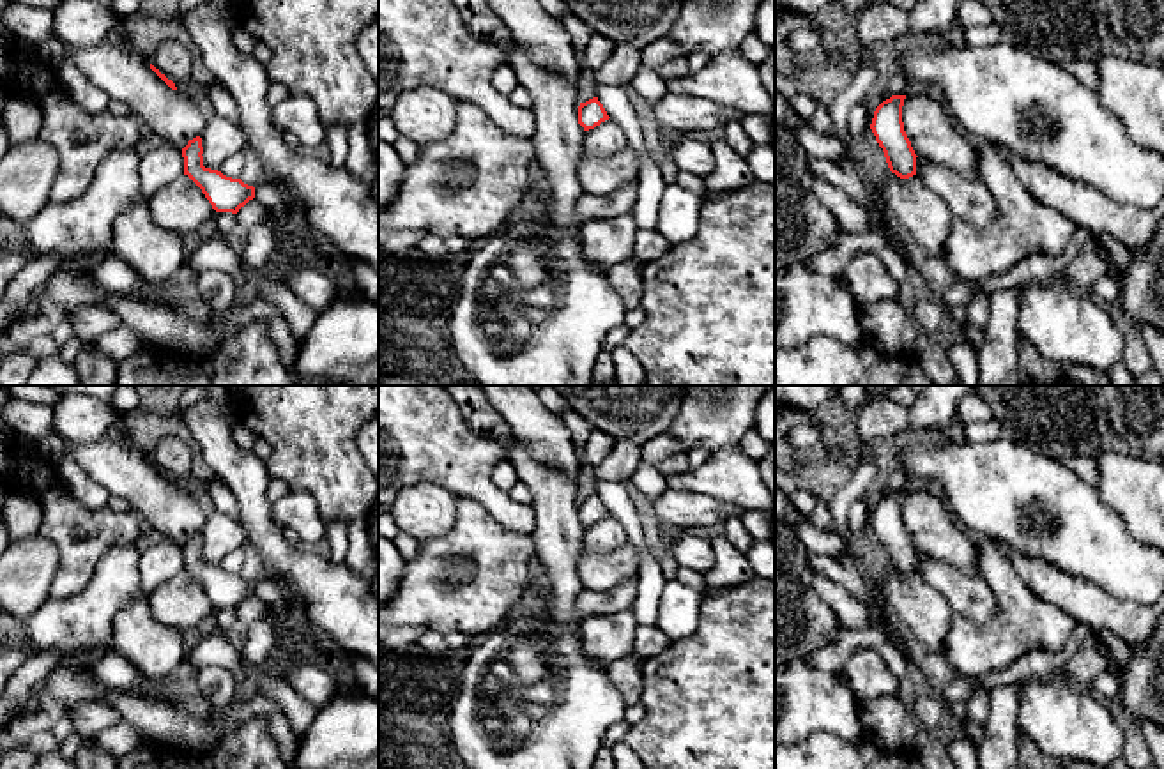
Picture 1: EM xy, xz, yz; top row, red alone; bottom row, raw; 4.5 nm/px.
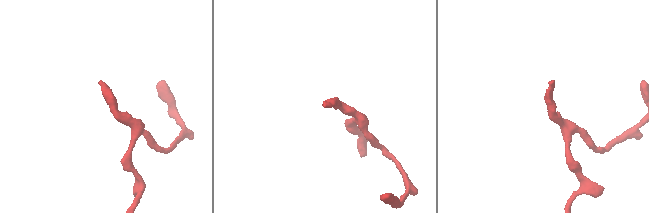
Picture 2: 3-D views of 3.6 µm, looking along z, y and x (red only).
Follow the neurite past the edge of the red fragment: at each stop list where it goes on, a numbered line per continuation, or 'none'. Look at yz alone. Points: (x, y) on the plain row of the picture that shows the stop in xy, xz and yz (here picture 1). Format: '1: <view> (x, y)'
none

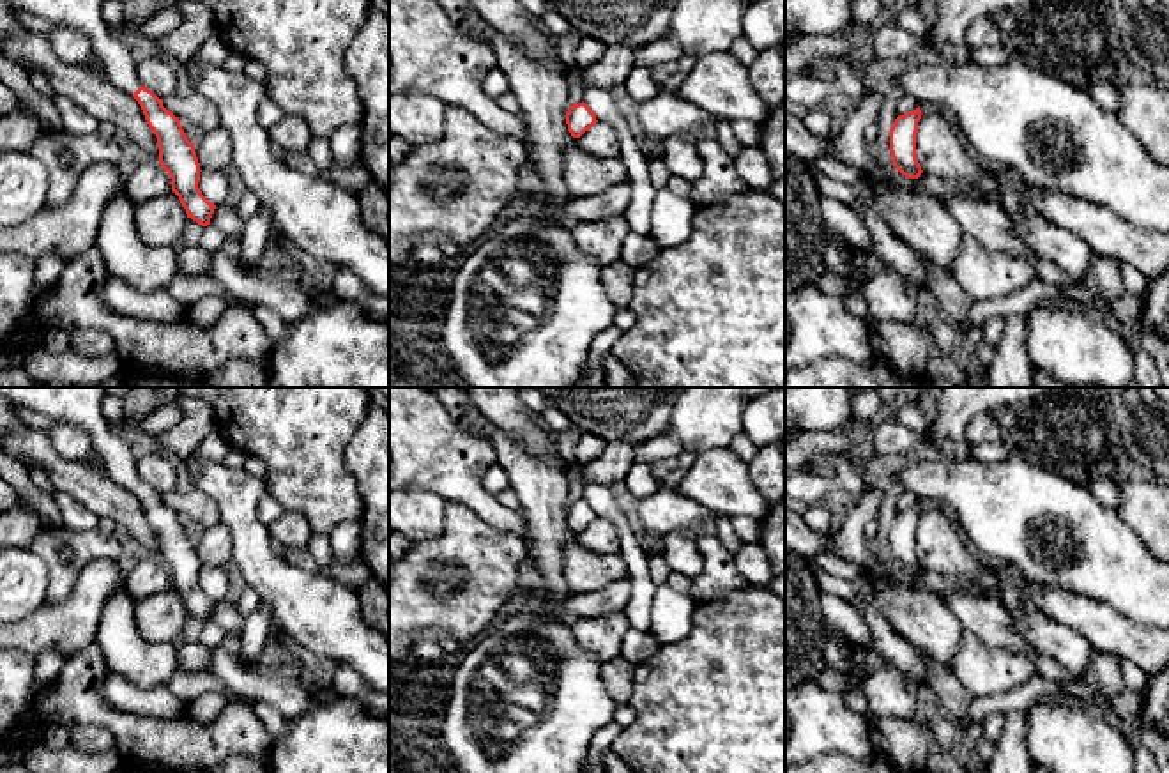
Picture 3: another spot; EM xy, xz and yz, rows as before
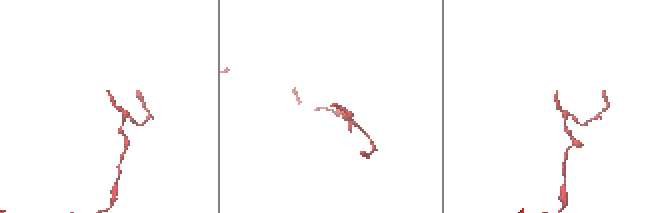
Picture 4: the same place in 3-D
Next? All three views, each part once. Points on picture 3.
1: xy (82, 407)

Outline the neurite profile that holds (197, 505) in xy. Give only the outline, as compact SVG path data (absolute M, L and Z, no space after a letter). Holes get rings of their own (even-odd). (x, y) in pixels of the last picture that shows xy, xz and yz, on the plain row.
M193 488L187 494L170 492L163 495L163 502L175 513L191 517L203 529L221 522L218 504L200 488Z

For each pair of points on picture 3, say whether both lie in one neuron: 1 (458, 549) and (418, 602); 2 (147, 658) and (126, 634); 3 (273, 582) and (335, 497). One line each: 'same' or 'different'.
1: same
2: same
3: different

